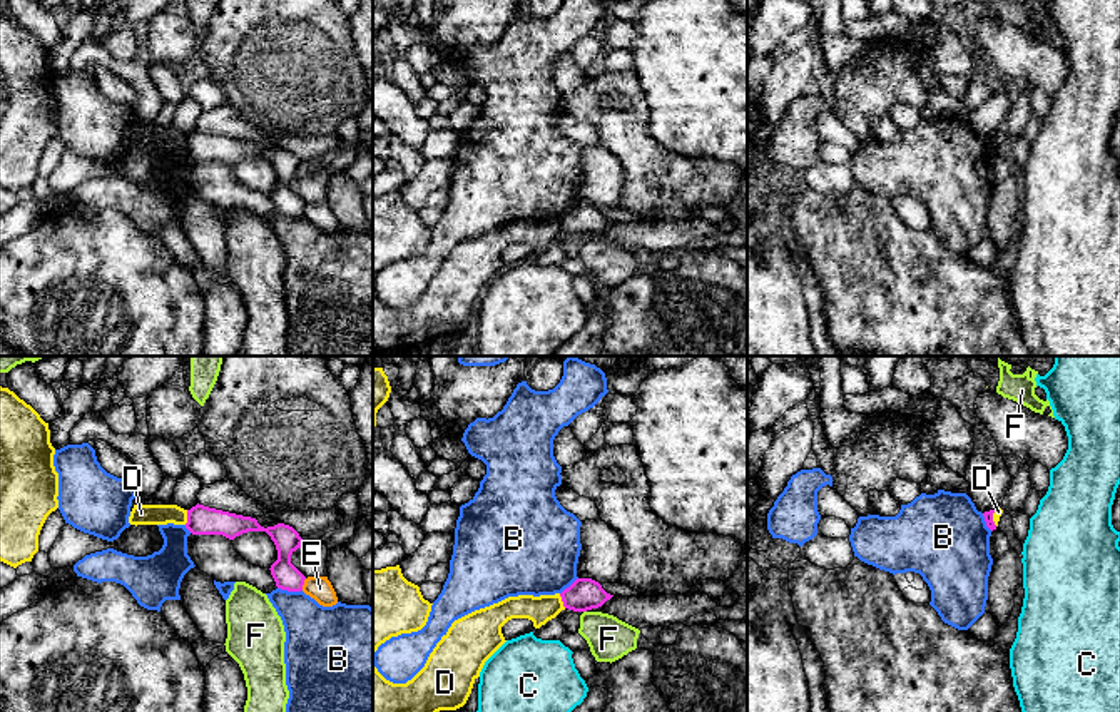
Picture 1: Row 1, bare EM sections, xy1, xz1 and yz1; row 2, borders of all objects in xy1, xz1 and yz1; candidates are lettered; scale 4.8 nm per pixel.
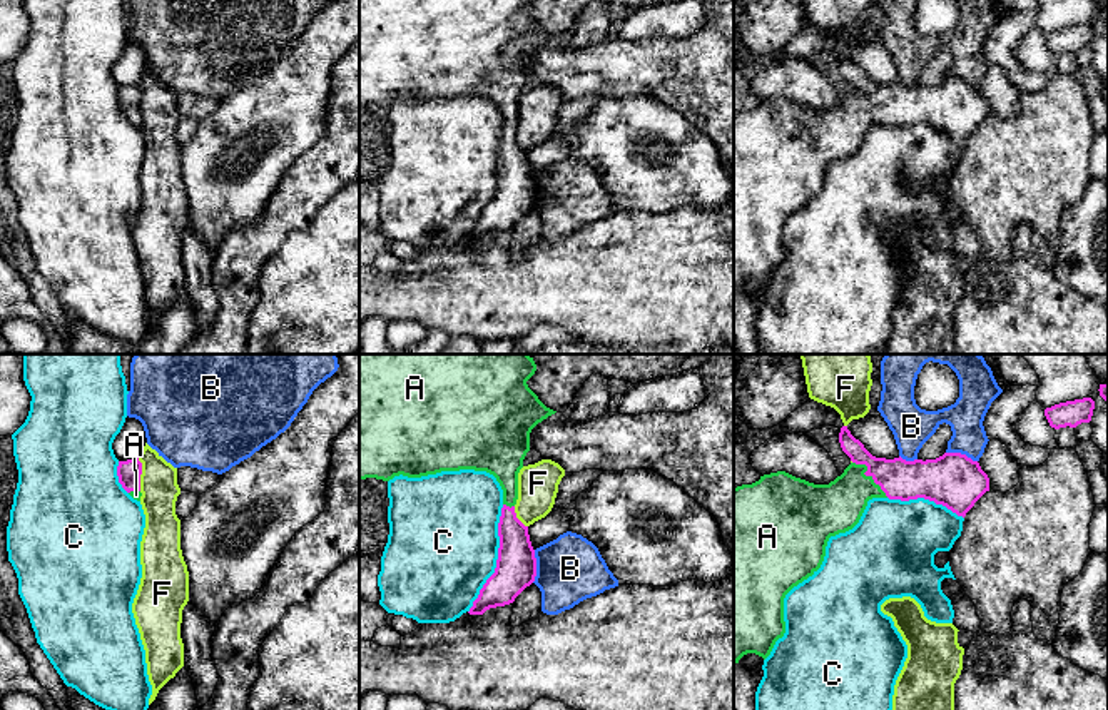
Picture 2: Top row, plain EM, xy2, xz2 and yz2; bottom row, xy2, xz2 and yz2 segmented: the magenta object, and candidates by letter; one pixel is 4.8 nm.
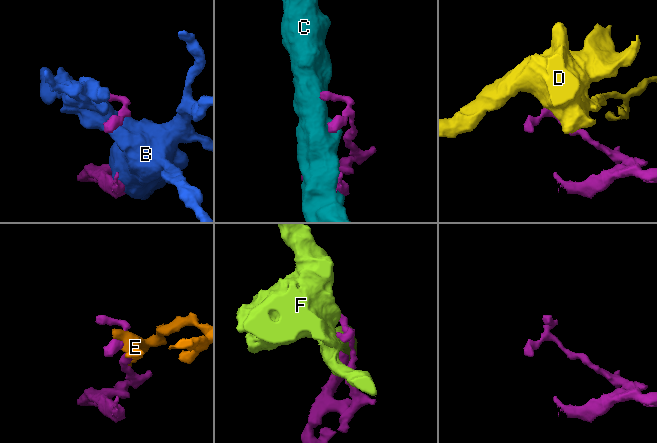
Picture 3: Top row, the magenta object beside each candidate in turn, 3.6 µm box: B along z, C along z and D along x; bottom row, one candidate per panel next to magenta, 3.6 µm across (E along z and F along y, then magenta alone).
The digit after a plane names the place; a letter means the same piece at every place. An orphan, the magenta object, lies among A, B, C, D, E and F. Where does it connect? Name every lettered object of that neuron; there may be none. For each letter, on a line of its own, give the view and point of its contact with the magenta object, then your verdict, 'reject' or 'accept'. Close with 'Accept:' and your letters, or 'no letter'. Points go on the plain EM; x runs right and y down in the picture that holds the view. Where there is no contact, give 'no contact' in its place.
A: yz2 (868, 101) | accept
B: xz2 (535, 192) | reject
C: xz2 (498, 184) | reject
D: xy1 (188, 142) | reject
E: xy1 (303, 209) | reject
F: xy2 (141, 99) | reject
Accept: A

